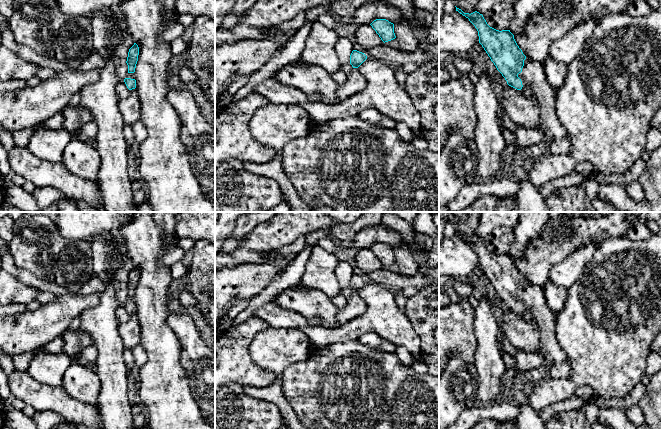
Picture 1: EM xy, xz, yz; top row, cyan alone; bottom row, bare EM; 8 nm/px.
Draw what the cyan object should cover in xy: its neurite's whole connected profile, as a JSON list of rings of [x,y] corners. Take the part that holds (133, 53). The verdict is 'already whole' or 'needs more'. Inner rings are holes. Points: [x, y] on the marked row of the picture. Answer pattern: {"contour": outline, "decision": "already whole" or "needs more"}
{"contour": [[[136,43],[129,49],[128,57],[127,57],[127,65],[128,65],[128,74],[124,79],[124,82],[129,90],[136,88],[136,80],[135,80],[135,68],[138,61],[139,55],[139,47]]], "decision": "needs more"}

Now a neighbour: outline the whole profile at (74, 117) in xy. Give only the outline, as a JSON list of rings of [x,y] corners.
[[[66,105],[61,113],[63,115],[63,128],[71,133],[76,132],[82,125],[93,120],[89,110],[80,105]]]

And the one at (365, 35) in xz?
[[[370,24],[360,25],[354,36],[356,42],[364,51],[372,50],[374,47],[384,43]]]

